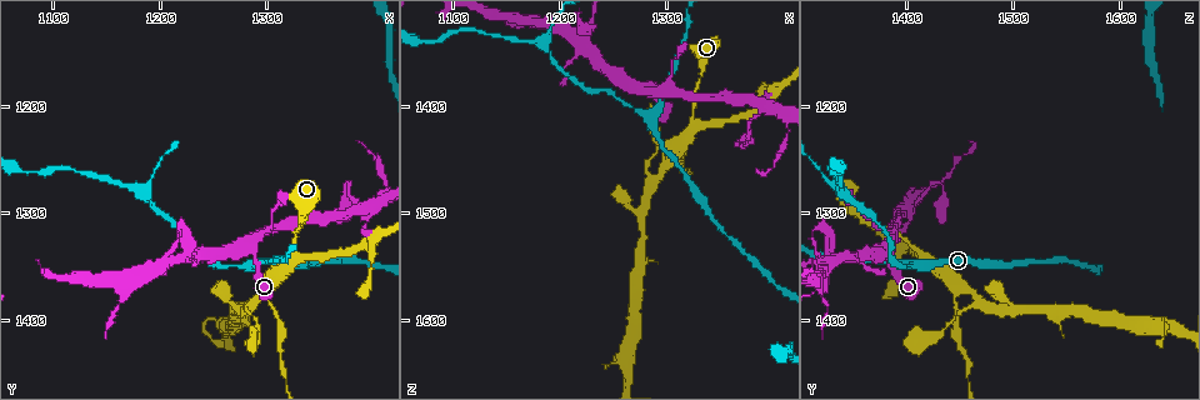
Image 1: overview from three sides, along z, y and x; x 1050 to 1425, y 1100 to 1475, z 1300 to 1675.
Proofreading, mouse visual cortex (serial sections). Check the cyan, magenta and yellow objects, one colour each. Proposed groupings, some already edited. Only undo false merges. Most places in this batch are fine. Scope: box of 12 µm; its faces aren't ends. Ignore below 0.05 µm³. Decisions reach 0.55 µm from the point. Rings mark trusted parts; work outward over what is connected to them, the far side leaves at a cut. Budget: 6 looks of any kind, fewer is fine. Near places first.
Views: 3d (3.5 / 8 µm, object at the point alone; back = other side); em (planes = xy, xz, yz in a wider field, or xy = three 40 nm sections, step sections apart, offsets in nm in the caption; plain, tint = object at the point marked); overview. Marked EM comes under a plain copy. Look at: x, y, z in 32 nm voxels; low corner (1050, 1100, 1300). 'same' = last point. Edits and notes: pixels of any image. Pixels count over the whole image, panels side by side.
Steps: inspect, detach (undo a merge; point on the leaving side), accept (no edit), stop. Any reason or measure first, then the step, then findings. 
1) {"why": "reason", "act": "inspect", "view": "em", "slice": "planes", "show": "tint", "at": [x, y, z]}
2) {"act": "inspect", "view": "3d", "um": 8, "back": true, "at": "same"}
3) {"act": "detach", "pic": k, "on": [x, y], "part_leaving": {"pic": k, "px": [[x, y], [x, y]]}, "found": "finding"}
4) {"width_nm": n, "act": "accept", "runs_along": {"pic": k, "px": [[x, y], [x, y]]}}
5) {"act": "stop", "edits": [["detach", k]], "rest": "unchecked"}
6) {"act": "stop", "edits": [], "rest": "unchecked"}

{"why": "calibre changes", "act": "inspect", "view": "3d", "um": 3.5, "back": true, "at": [1304, 1368, 1450]}

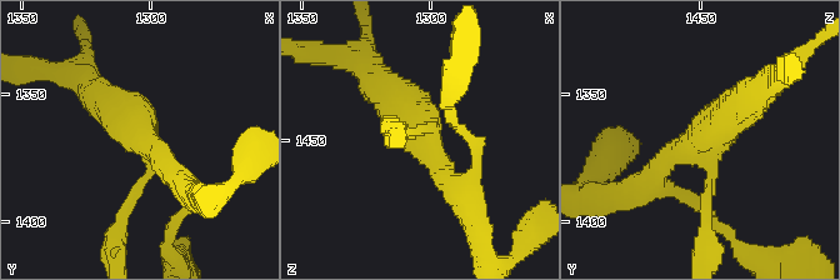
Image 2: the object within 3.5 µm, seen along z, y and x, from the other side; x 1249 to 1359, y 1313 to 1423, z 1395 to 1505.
{"arms": 3, "arm_widths_nm": [150, 300, 450], "act": "inspect", "view": "em", "slice": "xy", "step": 2, "show": "tint", "at": [1302, 1368, 1449]}

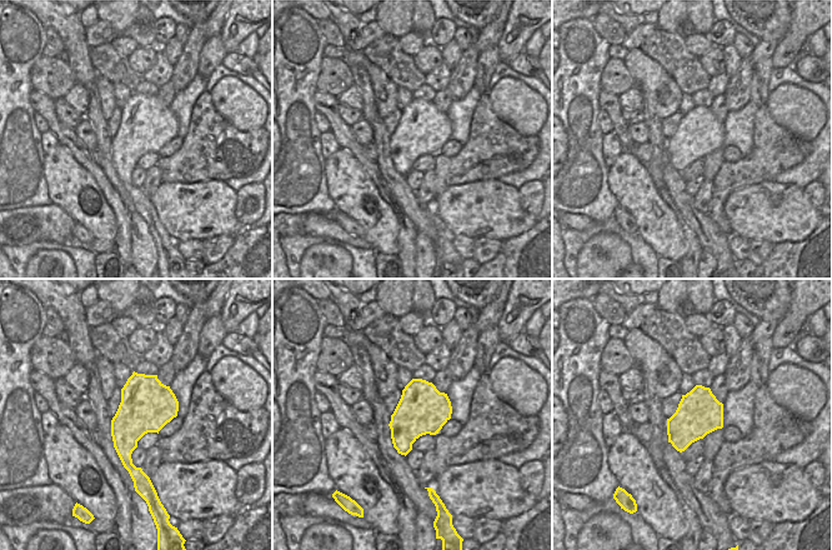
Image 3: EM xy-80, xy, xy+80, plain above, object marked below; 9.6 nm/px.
{"act": "detach", "pic": 2, "on": [123, 216], "found": "two cells meet here"}

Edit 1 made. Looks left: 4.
{"why": "redraw", "act": "inspect", "view": "overview"}

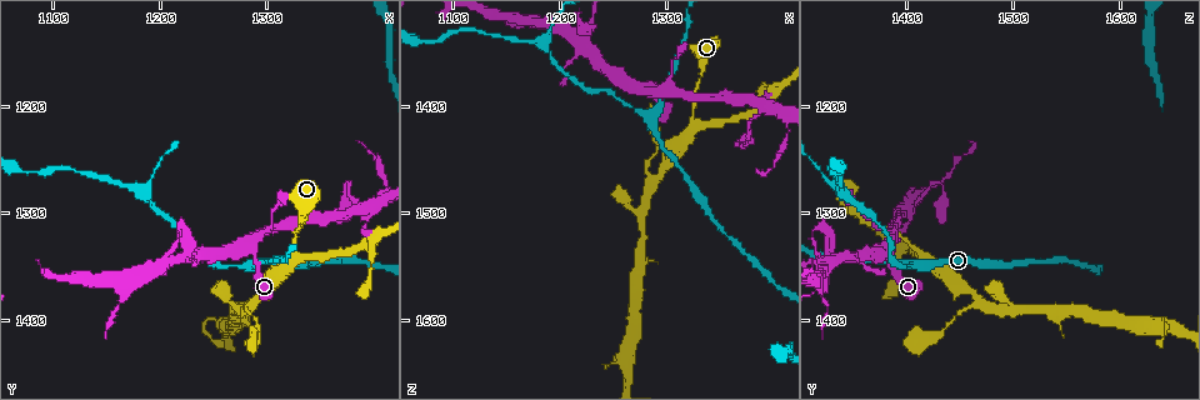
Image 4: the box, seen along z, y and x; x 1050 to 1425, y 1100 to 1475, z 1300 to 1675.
{"why": "a fork", "act": "inspect", "view": "3d", "um": 8, "at": [1180, 1278, 1340]}

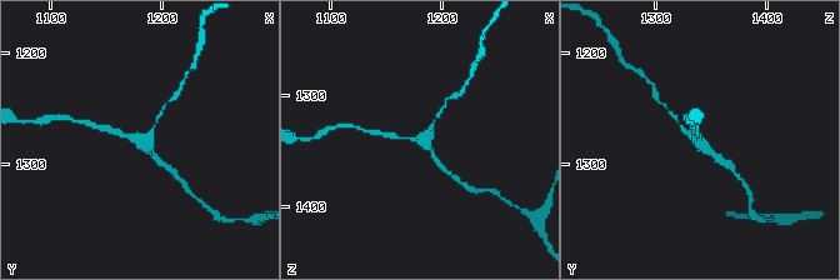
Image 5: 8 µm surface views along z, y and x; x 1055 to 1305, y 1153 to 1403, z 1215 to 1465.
{"why": "zoom in", "act": "inspect", "view": "3d", "um": 3.5, "at": [1182, 1280, 1338]}

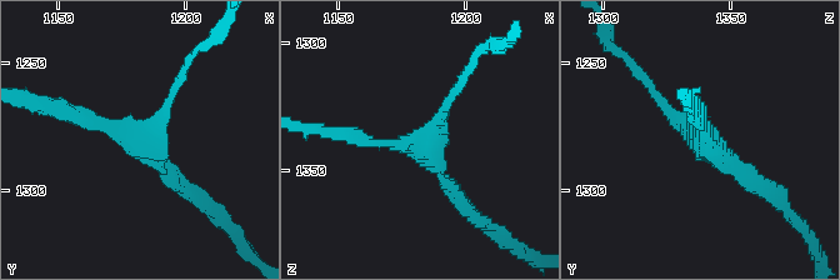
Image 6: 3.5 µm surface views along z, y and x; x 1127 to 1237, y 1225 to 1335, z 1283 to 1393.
{"why": "now the EM", "act": "inspect", "view": "em", "slice": "xy", "step": 2, "show": "tint", "at": [1180, 1279, 1340]}

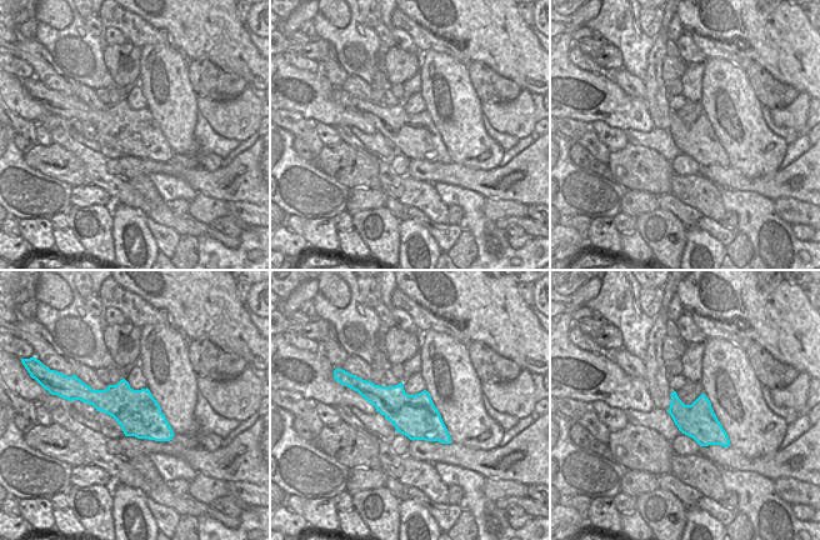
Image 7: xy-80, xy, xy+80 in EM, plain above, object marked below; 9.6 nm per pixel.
{"act": "accept", "runs_along": {"pic": 6, "px": [[180, 184], [119, 126], [61, 106]]}, "found": "all the same cell"}

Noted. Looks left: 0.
{"act": "stop", "edits": [["detach", 2]], "rest": "unchecked"}

